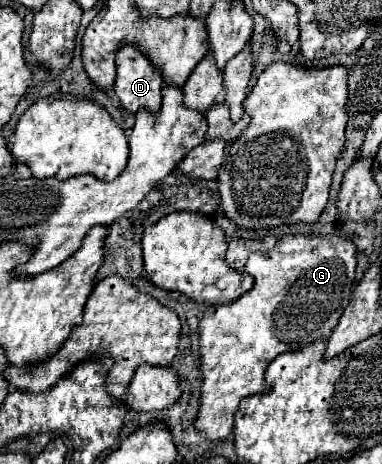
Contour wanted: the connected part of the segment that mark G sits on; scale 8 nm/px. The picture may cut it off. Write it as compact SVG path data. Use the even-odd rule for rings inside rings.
M287 234L269 252L251 254L243 270L255 278L251 292L243 294L235 302L209 306L199 322L199 344L201 344L201 372L205 376L201 384L201 410L195 426L207 438L223 440L233 430L233 418L239 402L245 396L253 396L267 390L265 370L267 364L283 352L299 350L317 338L327 338L337 326L345 306L351 298L355 280L357 248L349 238L339 236L307 236Z

